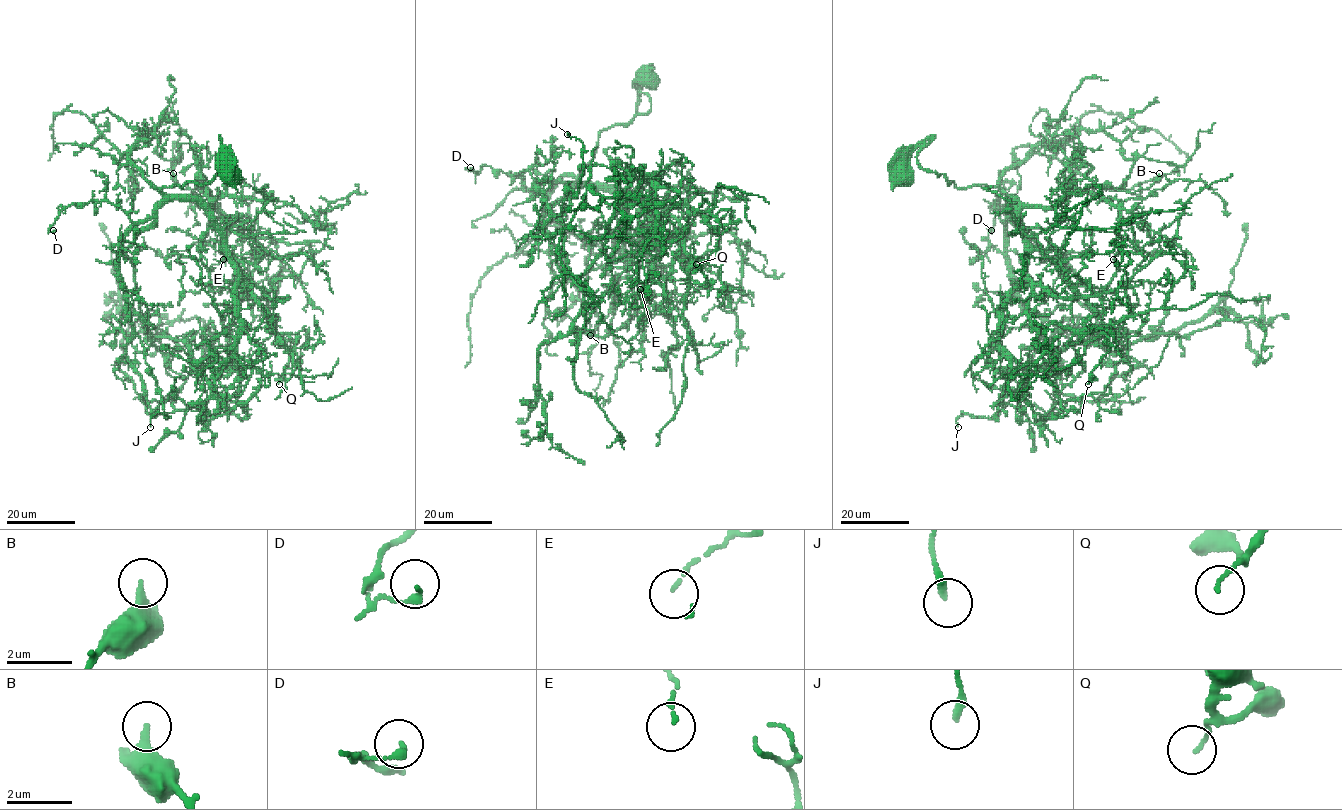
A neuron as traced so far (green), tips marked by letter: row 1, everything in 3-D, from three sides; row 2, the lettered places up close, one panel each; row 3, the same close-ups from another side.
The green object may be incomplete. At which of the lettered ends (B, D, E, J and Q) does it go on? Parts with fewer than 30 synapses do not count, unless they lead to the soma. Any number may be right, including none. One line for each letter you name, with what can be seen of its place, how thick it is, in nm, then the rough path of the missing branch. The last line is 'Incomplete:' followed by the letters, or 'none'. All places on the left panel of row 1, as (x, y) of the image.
Incomplete: none

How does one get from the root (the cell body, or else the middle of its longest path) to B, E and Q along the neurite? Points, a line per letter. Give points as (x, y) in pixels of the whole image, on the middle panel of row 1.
B: (647, 75), (650, 110), (603, 130), (578, 177), (618, 195), (627, 213), (627, 275), (590, 335)
E: (647, 75), (650, 110), (603, 130), (578, 177), (623, 201), (653, 314), (640, 289)
Q: (647, 75), (650, 110), (603, 130), (578, 178), (685, 204), (690, 277), (706, 287), (696, 264)

